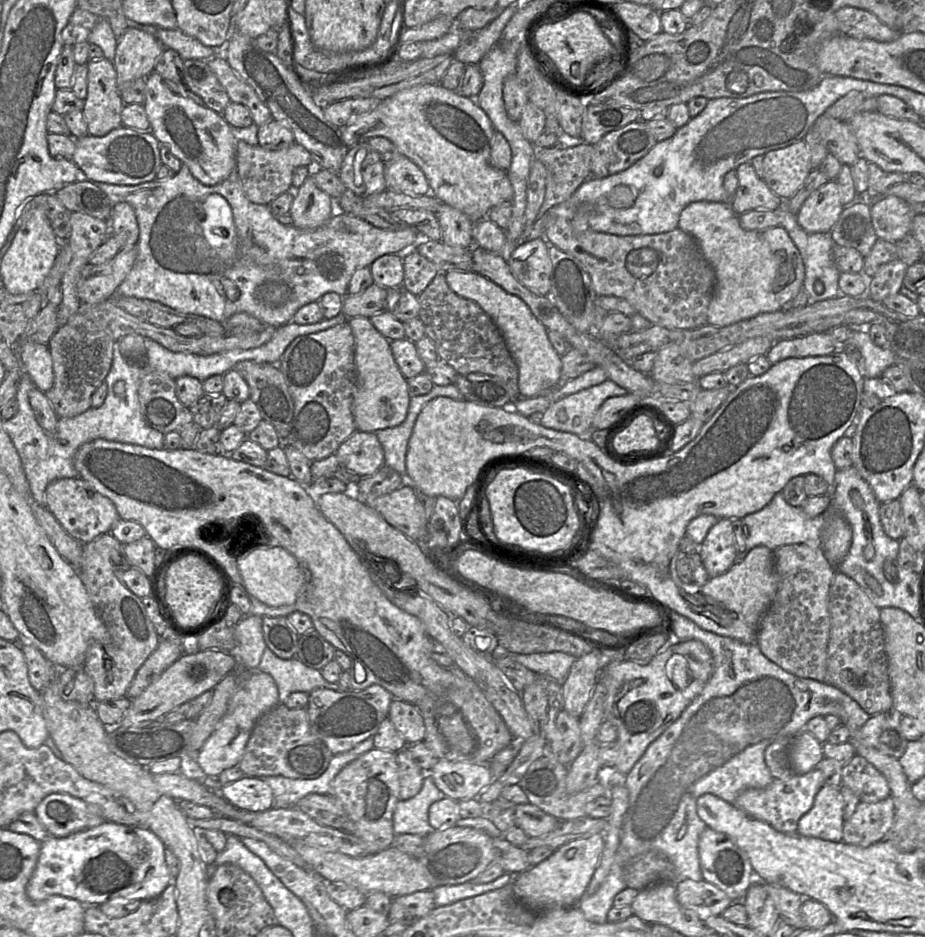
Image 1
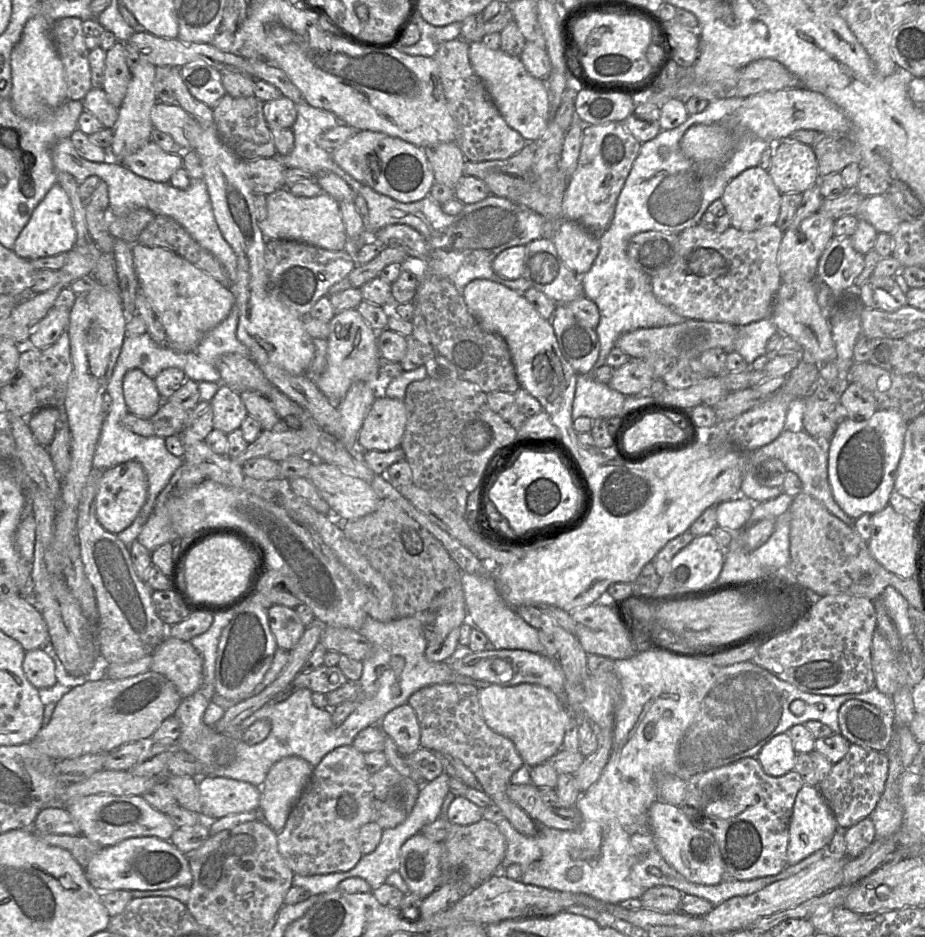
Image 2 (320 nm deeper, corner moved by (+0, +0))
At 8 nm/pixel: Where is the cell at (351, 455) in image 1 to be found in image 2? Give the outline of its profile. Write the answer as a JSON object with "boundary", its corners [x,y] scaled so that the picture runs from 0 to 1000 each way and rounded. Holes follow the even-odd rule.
{"boundary":[[[410,420],[397,441],[386,465],[390,481],[421,481],[432,476],[440,441],[437,427]]]}

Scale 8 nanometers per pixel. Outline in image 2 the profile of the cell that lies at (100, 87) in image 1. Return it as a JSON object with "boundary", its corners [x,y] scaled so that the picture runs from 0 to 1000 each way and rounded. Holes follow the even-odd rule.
{"boundary":[[[126,44],[115,55],[114,75],[110,95],[117,108],[129,115],[135,105],[138,91],[142,86],[142,75],[136,66],[135,48]]]}

